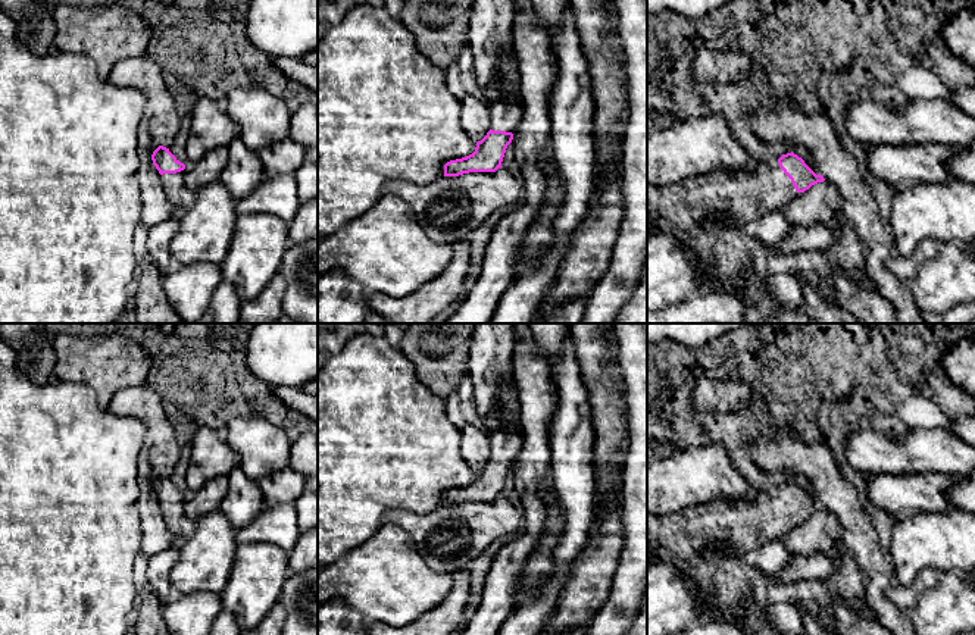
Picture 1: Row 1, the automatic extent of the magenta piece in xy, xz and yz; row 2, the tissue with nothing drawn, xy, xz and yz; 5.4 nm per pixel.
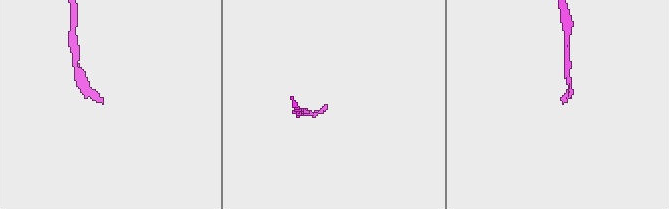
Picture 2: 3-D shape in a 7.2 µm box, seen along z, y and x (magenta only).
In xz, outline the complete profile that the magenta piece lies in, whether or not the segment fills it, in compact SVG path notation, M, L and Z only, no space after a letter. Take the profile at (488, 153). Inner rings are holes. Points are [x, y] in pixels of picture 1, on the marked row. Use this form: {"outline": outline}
{"outline": "M513 51L500 63L501 97L490 103L491 128L476 143L475 151L466 157L450 160L444 165L444 176L459 176L469 172L496 172L507 146L513 140L522 119L522 101L519 96L519 68Z"}

